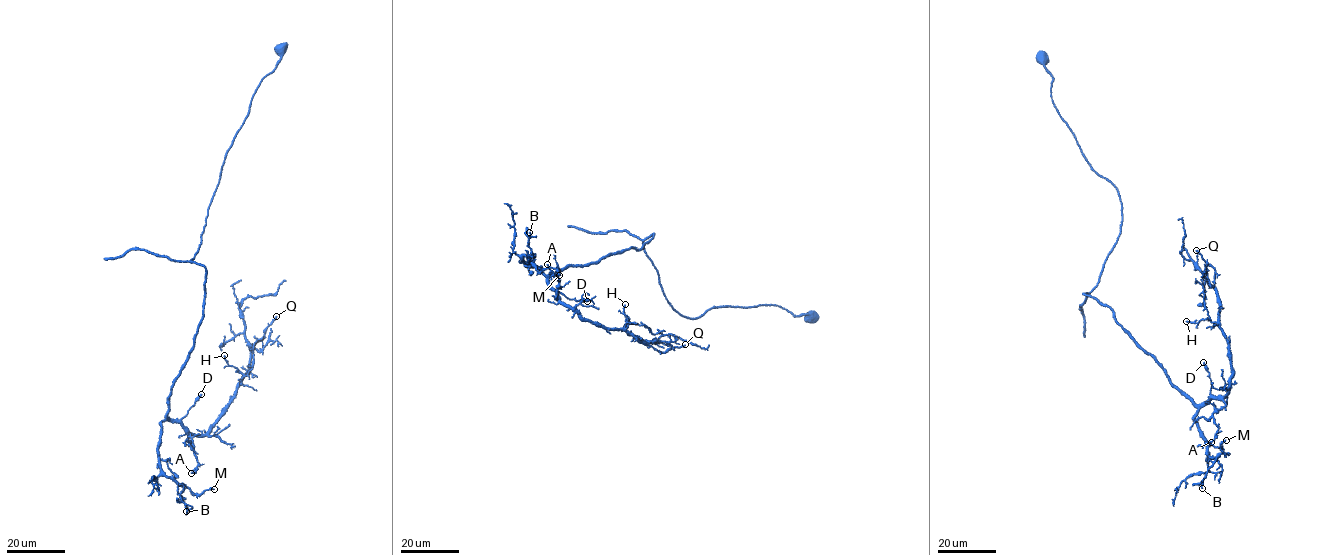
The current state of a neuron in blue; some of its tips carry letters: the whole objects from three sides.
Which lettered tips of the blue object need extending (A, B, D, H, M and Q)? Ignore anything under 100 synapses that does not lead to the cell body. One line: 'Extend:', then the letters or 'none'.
Extend: none

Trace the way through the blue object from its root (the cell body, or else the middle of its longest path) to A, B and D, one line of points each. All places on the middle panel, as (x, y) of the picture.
A: (811, 316), (774, 304), (681, 315), (642, 244), (653, 234), (549, 277), (557, 298), (547, 264)
B: (811, 316), (774, 304), (681, 315), (642, 244), (653, 234), (546, 275), (521, 258), (533, 261), (529, 232)
D: (811, 316), (774, 304), (681, 315), (642, 244), (653, 234), (640, 249), (549, 277), (567, 298), (587, 301)

